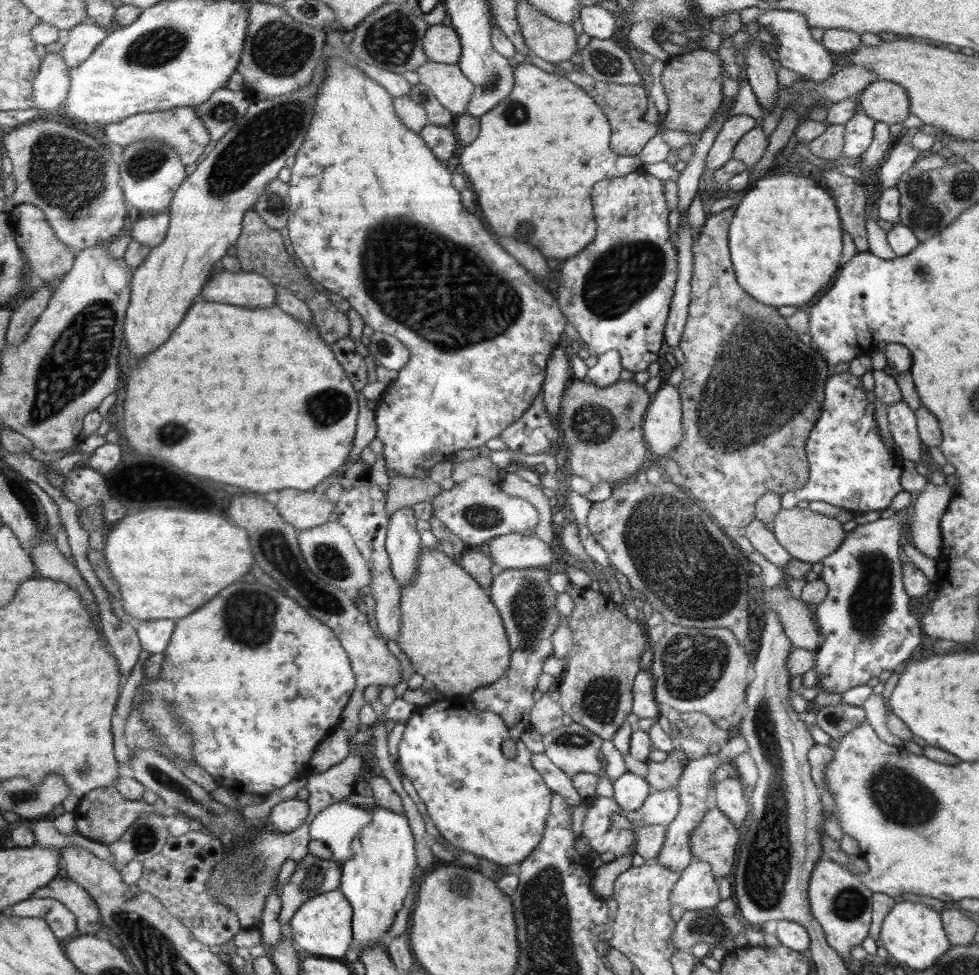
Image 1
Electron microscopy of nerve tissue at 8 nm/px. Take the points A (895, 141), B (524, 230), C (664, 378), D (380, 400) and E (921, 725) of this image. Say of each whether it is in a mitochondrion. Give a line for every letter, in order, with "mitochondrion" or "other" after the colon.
A: other
B: mitochondrion
C: other
D: other
E: other

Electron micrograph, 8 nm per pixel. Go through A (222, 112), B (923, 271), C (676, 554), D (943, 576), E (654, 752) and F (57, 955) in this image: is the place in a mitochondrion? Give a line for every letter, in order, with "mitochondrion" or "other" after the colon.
A: mitochondrion
B: mitochondrion
C: mitochondrion
D: other
E: other
F: other

